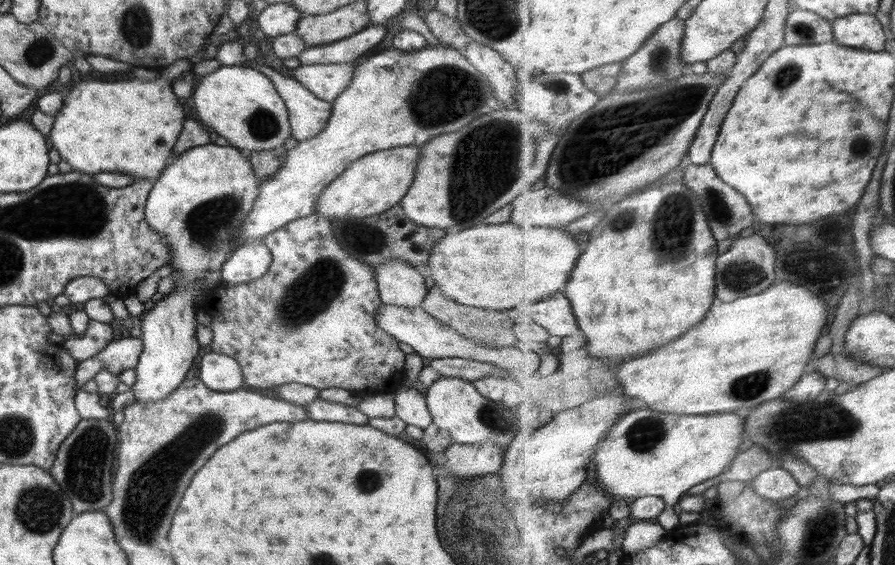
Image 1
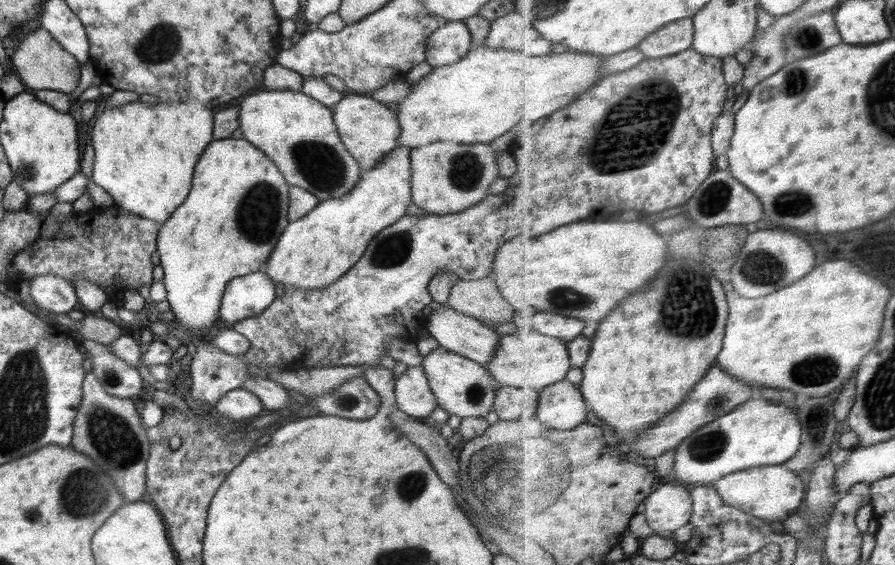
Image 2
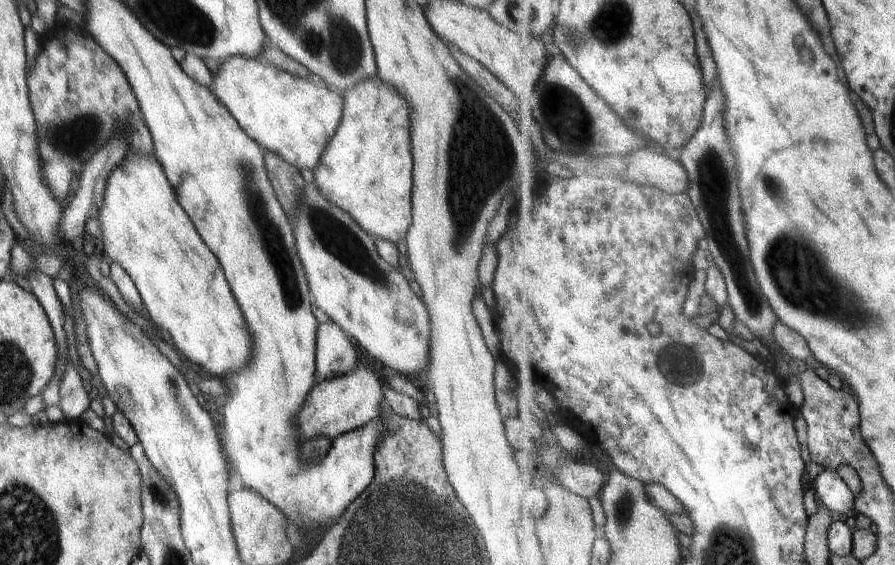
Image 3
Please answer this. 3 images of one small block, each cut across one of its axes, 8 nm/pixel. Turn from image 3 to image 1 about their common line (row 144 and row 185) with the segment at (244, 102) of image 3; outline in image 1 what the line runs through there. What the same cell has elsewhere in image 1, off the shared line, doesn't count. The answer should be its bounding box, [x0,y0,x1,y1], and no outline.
[235,44,502,244]

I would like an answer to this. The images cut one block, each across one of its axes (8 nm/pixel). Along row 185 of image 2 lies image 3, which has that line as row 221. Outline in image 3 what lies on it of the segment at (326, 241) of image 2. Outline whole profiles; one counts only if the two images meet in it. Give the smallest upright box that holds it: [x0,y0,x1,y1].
[312,76,413,248]

